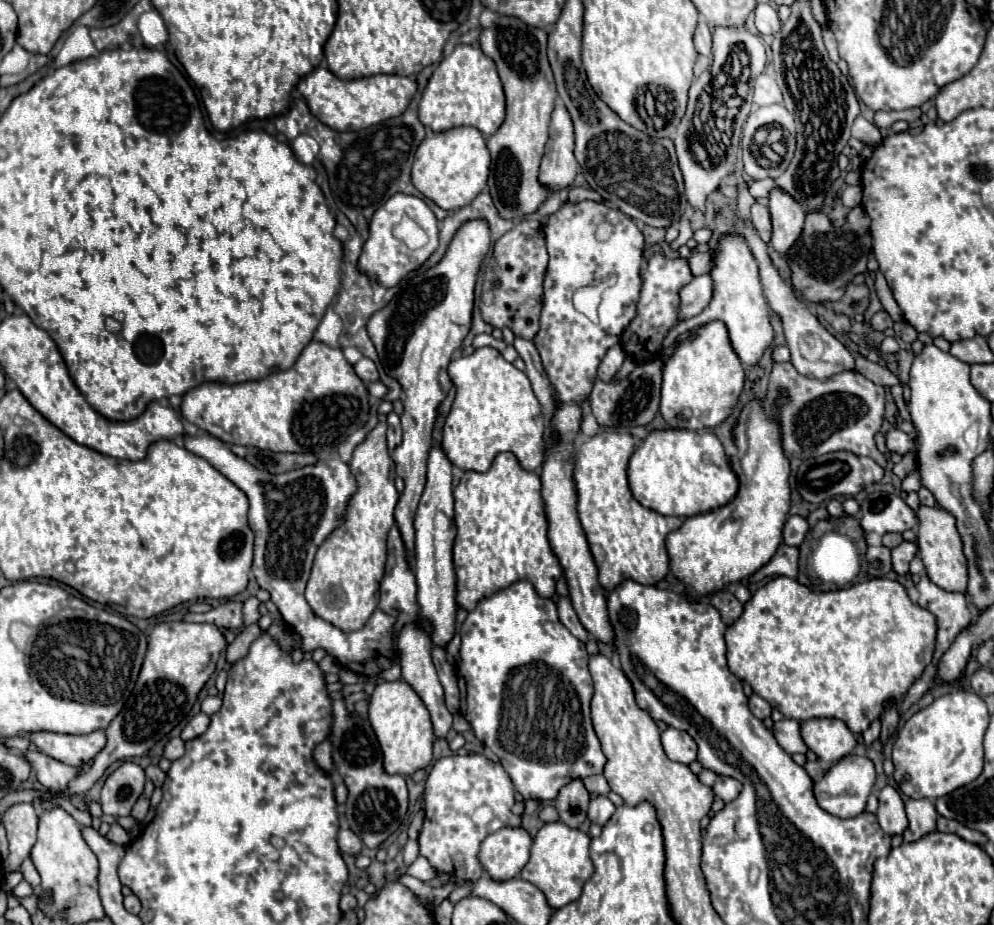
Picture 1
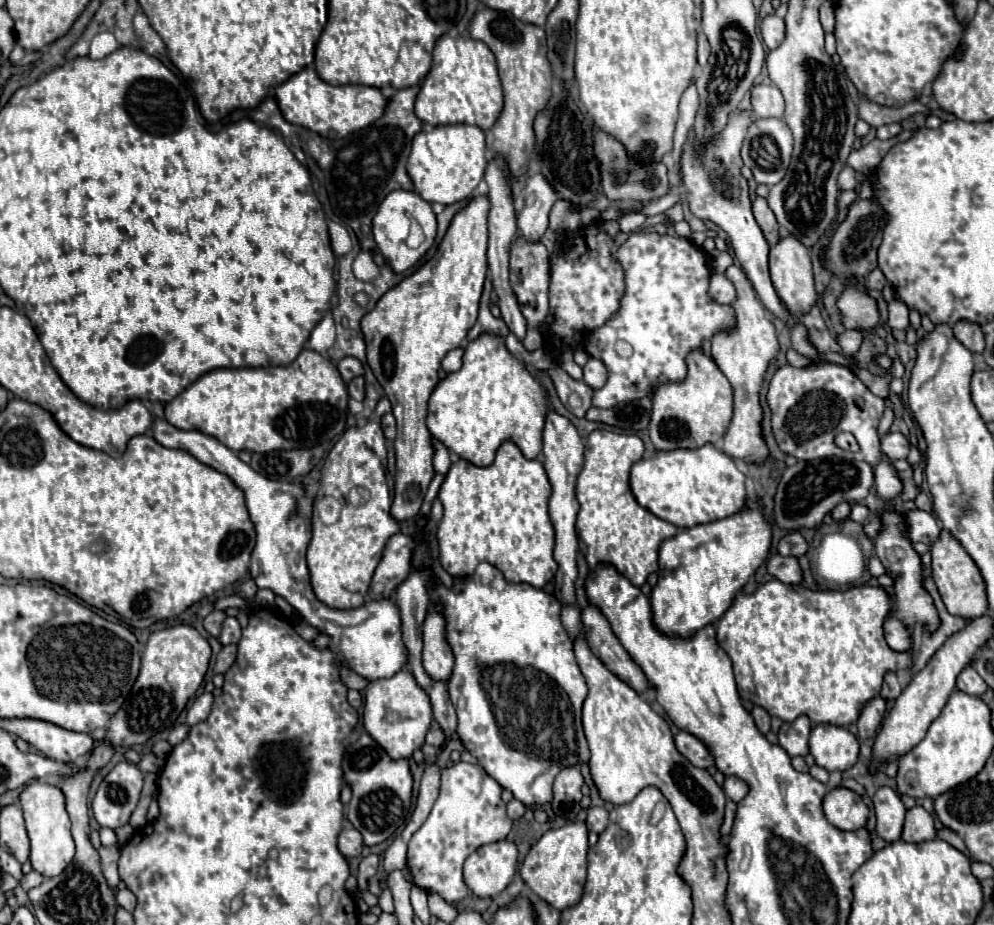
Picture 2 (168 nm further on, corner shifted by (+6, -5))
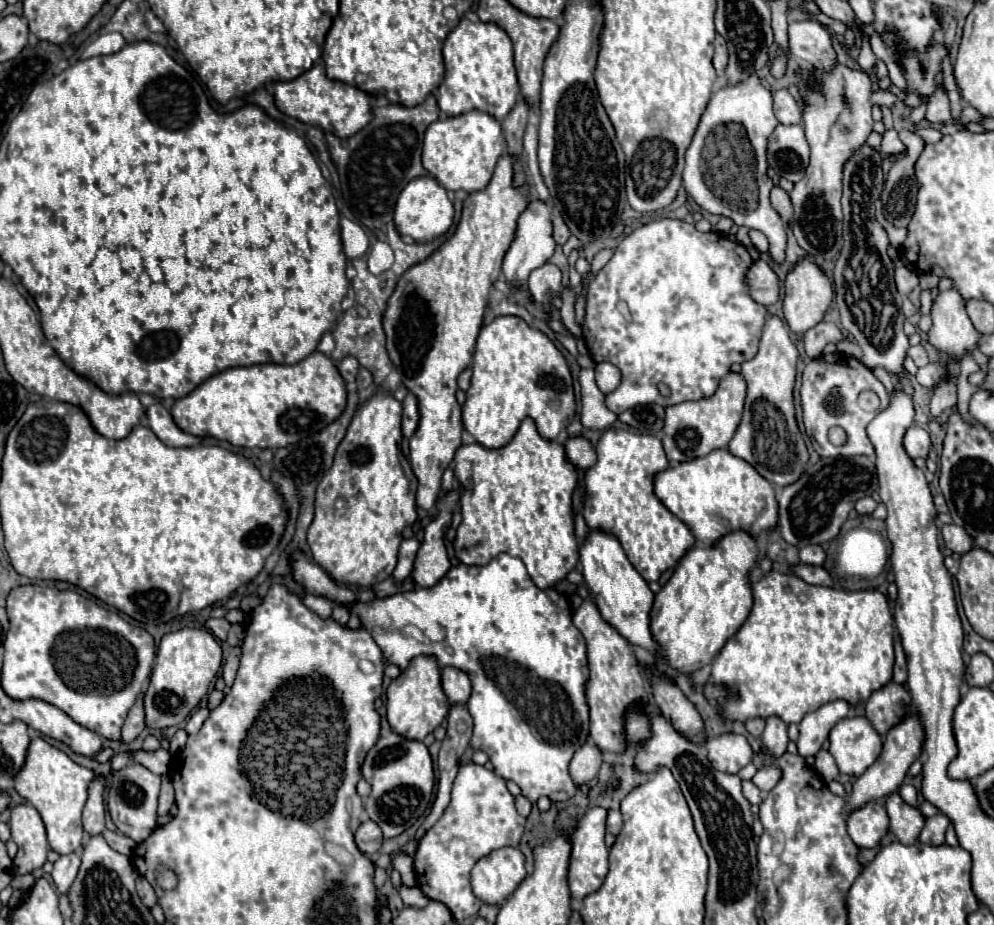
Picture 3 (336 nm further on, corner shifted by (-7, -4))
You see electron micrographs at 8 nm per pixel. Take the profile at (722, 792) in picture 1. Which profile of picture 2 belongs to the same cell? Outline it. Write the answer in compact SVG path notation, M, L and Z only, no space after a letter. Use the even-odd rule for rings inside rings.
M727 777L725 785L723 785L723 791L729 799L733 799L737 803L749 793L749 785L745 785L745 781L741 781L739 777Z

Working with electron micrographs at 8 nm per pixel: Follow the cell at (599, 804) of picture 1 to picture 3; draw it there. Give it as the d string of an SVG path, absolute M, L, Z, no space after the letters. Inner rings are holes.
M608 810L608 818L606 818L606 830L610 834L618 834L622 828L622 814L618 810Z

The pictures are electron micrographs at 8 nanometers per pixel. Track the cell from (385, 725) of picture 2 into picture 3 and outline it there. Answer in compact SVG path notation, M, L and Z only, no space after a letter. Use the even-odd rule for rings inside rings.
M416 656L408 668L392 680L386 690L386 718L390 728L406 740L424 740L432 734L450 710L450 702L440 686L440 666L430 656Z

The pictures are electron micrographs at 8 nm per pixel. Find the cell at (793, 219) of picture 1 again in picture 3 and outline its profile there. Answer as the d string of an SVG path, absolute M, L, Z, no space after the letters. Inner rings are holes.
M800 258L790 272L786 274L784 280L784 288L786 288L786 296L784 296L784 318L790 326L790 330L796 336L802 336L806 330L810 330L812 326L816 326L818 322L822 322L824 312L828 310L832 298L834 298L834 286L832 280L824 274L824 270L812 260L812 258Z

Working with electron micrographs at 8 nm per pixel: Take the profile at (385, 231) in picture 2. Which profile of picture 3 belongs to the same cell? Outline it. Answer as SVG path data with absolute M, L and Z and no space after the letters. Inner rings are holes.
M430 176L412 180L400 192L394 208L394 224L400 236L410 236L414 242L432 242L438 236L446 234L454 220L454 206L448 200L448 192Z

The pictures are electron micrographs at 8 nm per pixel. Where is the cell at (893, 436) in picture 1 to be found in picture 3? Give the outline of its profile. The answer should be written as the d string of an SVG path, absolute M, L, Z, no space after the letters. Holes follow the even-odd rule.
M910 426L904 434L904 450L910 458L926 458L930 450L930 436L918 426Z

